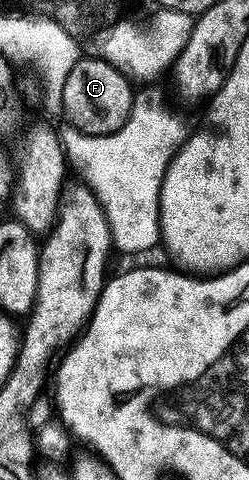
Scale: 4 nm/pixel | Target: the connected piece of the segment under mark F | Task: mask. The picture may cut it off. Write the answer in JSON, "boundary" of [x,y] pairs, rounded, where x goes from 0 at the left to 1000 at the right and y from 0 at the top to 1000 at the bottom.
{"boundary":[[[329,119],[253,177],[249,233],[273,263],[305,265],[329,281],[438,281],[478,271],[526,235],[542,181],[506,150],[462,144],[426,123]]]}

